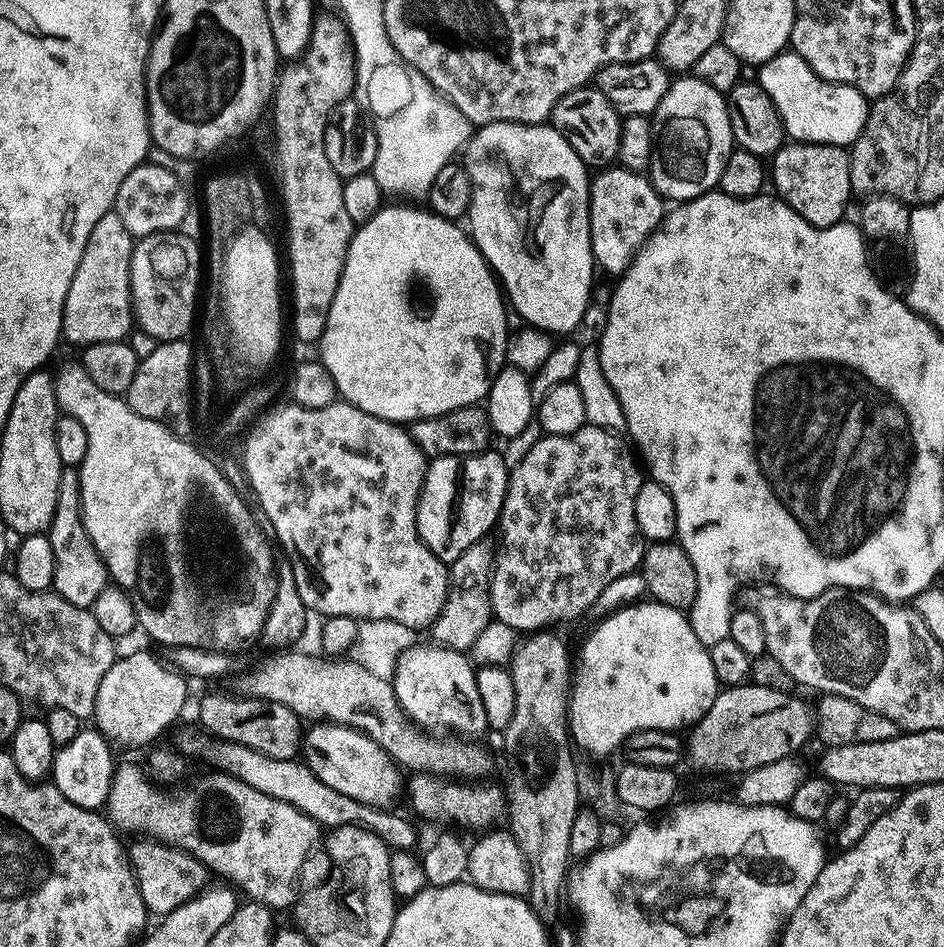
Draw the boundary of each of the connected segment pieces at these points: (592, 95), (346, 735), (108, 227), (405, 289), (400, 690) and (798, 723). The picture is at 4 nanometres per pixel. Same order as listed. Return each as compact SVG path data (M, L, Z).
M585 86L583 88L570 90L570 94L566 94L552 107L550 123L553 128L558 130L558 134L562 134L562 138L566 138L566 142L570 142L570 146L578 154L578 158L582 158L589 169L603 170L617 159L622 117L620 113L617 112L616 107L602 95L599 88L595 86Z
M316 722L307 729L302 745L303 751L308 752L306 763L310 771L326 786L338 790L338 794L346 794L346 798L354 798L363 804L369 804L371 808L388 810L393 807L392 803L402 794L402 780L400 784L401 769L395 760L388 756L382 746L376 744L365 736L364 733L354 728L344 727L340 724L329 722Z
M116 211L102 214L102 218L94 222L94 230L90 230L90 238L86 238L86 250L82 250L82 262L78 262L78 270L74 270L70 290L64 299L62 336L65 341L87 346L98 342L124 340L133 331L132 284L129 283L128 274L133 247L134 237L130 234L130 230L126 230L122 218L118 218Z
M384 206L355 229L337 292L329 308L328 321L325 322L325 330L318 341L320 348L318 359L326 366L326 370L330 370L336 383L337 393L347 403L358 406L366 414L374 414L378 418L391 420L401 426L417 420L429 420L431 416L445 416L447 412L459 408L479 405L487 397L493 375L500 371L510 348L510 331L508 332L510 312L506 307L506 296L496 273L484 261L483 254L476 249L469 233L459 223L444 220L431 210L423 211Z
M416 642L397 658L391 683L406 715L420 726L445 724L457 728L460 734L485 731L486 710L482 710L482 698L478 698L477 669L473 661L463 651L429 643Z
M751 682L721 689L711 704L710 710L700 719L685 739L682 766L694 774L745 774L762 765L776 763L789 757L802 747L814 732L814 720L807 708L791 693L760 687Z

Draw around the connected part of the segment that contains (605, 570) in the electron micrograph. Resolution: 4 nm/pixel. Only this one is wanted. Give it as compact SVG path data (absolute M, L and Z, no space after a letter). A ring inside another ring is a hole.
M585 426L573 436L544 434L539 438L516 468L514 464L511 469L508 493L498 521L498 533L504 545L502 542L499 545L492 576L492 614L517 634L548 630L556 626L552 624L576 620L583 612L585 615L610 582L639 569L646 547L638 530L638 518L634 518L634 498L638 498L642 483L641 465L625 437Z

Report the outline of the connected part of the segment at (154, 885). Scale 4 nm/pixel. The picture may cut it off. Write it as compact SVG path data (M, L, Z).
M136 842L130 848L130 863L135 871L136 880L140 884L140 893L144 899L149 913L163 918L169 916L174 910L195 899L205 891L210 873L203 864L199 864L188 852L182 852L178 848L170 848L166 844L155 842Z

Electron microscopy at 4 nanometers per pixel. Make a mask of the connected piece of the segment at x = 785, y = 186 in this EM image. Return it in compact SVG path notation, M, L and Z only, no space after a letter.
M788 142L771 157L770 184L775 195L787 202L806 222L816 228L828 228L845 219L848 199L853 199L850 182L850 152L838 144Z

